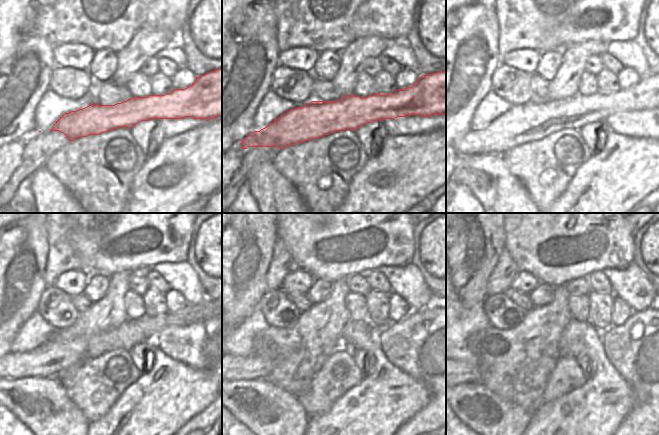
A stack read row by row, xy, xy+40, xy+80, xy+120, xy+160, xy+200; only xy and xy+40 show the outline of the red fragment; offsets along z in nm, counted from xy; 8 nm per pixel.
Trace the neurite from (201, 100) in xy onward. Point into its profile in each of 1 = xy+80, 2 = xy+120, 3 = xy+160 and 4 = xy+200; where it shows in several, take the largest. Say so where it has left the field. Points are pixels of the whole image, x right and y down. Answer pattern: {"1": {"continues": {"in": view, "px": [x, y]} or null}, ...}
{"1": {"continues": {"in": "xy+80", "px": [537, 118]}}, "2": {"continues": {"in": "xy+120", "px": [54, 356]}}, "3": {"continues": {"in": "xy+160", "px": [251, 367]}}, "4": {"continues": {"in": "xy+200", "px": [466, 372]}}}

